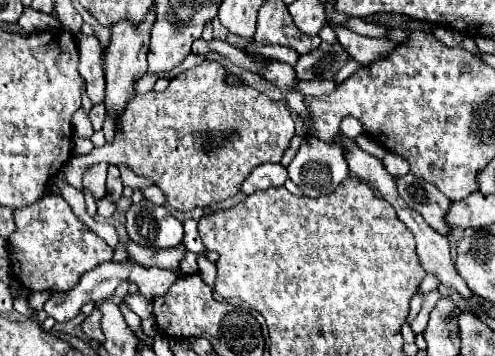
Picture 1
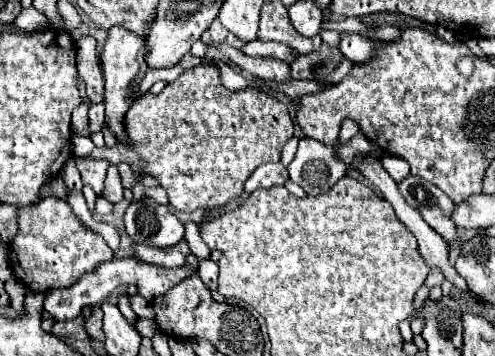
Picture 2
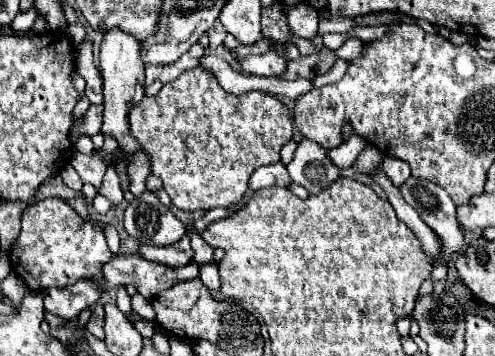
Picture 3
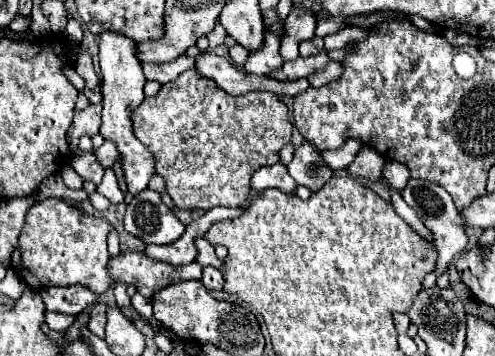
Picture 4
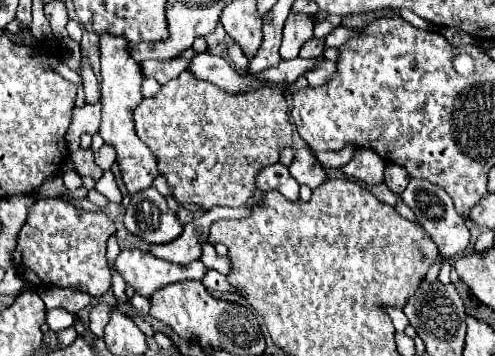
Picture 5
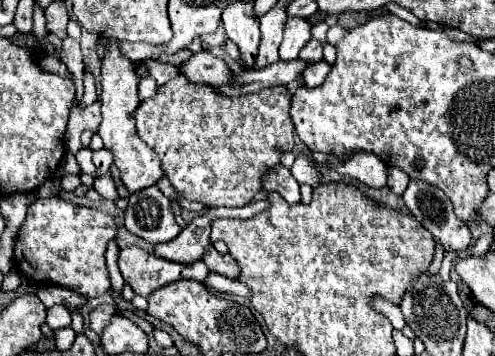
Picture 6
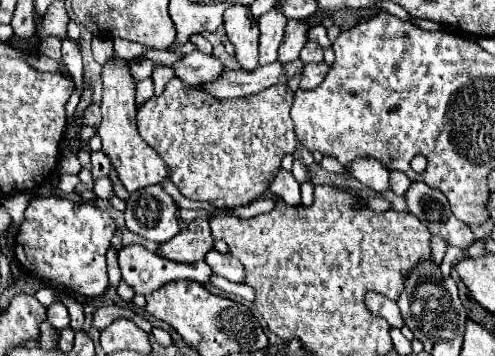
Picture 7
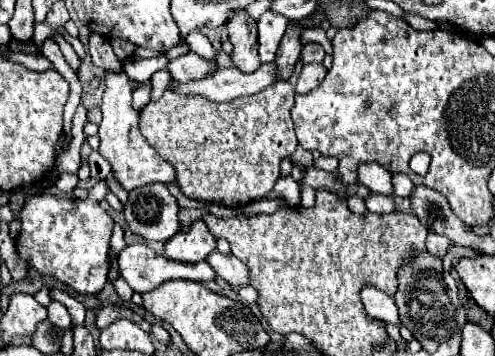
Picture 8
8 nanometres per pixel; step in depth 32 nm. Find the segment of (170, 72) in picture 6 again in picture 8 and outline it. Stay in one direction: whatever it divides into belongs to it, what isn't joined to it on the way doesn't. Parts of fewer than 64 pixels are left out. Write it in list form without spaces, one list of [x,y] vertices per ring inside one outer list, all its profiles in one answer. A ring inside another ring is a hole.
[[[158,70],[158,72],[152,76],[153,92],[151,100],[157,101],[161,98],[168,86],[168,82],[170,82],[170,74],[168,74],[166,70]]]

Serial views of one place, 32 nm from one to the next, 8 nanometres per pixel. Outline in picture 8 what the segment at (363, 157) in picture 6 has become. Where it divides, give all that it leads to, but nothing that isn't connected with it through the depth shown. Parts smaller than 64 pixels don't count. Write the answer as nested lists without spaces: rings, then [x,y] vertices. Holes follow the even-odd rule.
[[[368,162],[368,164],[362,164],[358,168],[358,176],[360,176],[360,182],[368,184],[368,188],[372,192],[380,192],[380,194],[394,194],[392,190],[392,176],[390,172],[386,172],[380,164],[376,162]]]

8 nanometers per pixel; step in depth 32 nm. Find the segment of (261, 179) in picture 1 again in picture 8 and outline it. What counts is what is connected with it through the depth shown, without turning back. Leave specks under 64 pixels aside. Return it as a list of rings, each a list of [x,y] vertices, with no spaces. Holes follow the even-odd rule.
[[[290,176],[276,180],[274,194],[280,196],[280,198],[284,198],[290,206],[298,206],[300,204],[300,188],[298,188],[298,182],[294,182]]]

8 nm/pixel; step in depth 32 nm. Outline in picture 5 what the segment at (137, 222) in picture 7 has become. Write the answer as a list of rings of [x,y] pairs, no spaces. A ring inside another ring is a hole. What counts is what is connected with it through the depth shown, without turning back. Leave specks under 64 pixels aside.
[[[146,188],[132,194],[126,208],[124,226],[148,244],[172,242],[182,232],[182,224],[168,208],[166,198],[156,188]]]

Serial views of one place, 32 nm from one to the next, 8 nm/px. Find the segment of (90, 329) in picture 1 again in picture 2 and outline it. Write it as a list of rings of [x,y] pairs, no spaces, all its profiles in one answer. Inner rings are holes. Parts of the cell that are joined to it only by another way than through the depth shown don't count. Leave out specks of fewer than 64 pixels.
[[[100,306],[92,308],[92,316],[86,320],[84,328],[86,328],[88,336],[92,336],[96,340],[104,338],[104,332],[102,332],[102,310],[100,310]]]

